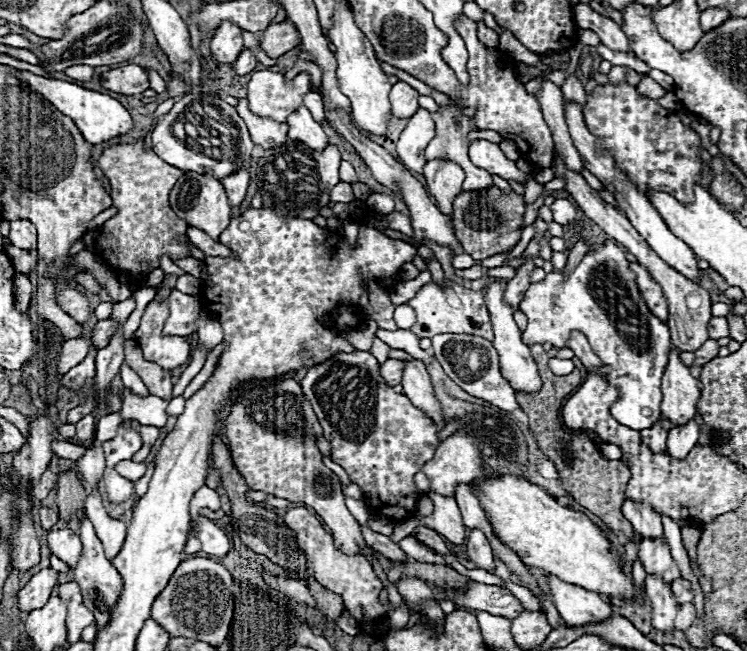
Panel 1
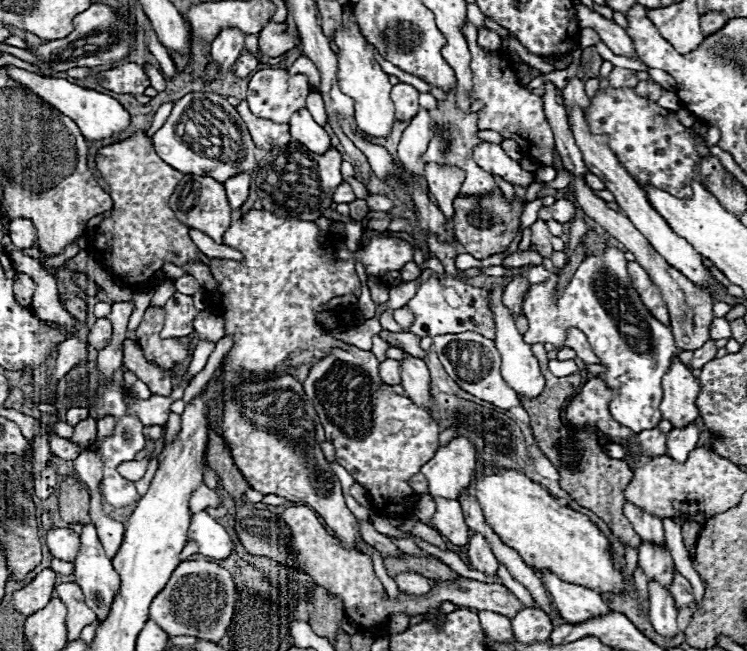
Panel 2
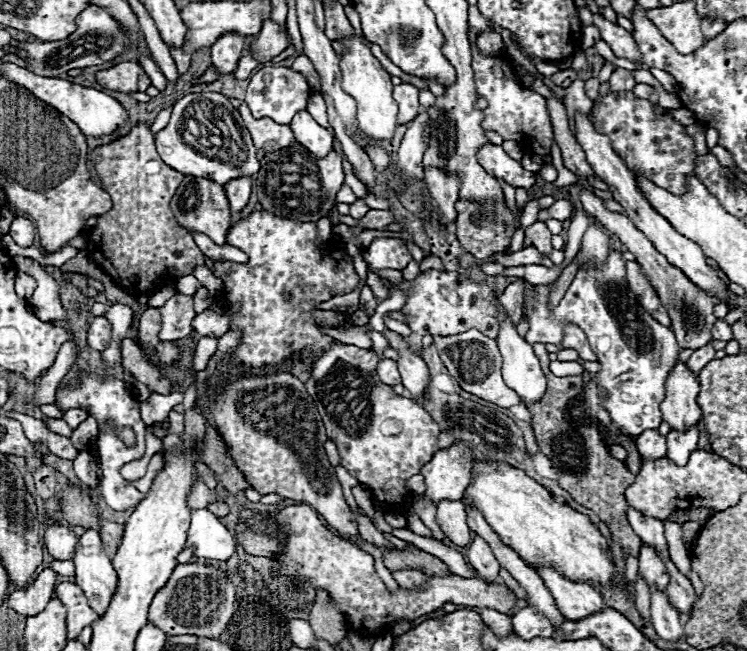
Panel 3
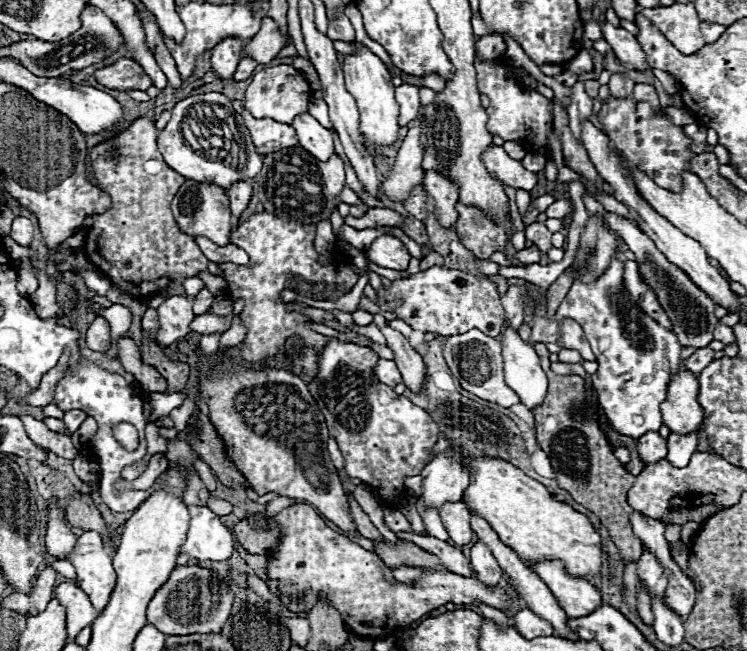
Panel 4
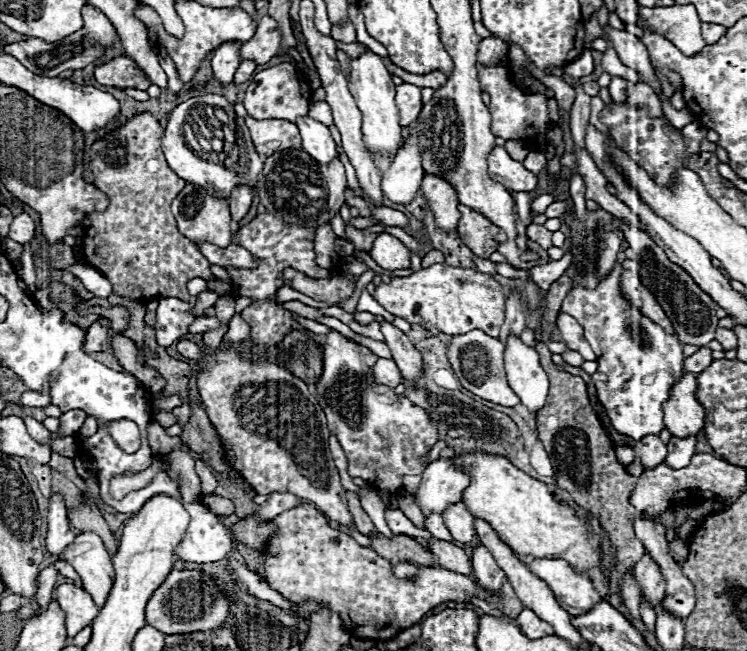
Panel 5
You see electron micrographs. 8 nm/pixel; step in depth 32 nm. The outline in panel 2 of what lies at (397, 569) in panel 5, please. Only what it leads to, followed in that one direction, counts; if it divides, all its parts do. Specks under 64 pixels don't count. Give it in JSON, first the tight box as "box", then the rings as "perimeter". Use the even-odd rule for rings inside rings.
{"box":[394,572,430,596],"perimeter":[[[400,572],[394,580],[396,580],[398,588],[402,592],[406,592],[406,594],[418,596],[418,594],[430,592],[430,582],[422,574],[416,574],[416,572]]]}

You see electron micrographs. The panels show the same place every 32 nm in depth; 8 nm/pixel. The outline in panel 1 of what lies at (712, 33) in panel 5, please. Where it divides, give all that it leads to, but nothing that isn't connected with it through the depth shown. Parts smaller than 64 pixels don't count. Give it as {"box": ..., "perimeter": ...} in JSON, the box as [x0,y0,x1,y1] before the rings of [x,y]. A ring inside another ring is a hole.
{"box":[700,8,730,32],"perimeter":[[[710,8],[710,10],[704,10],[702,16],[700,16],[700,24],[702,24],[702,30],[708,32],[710,28],[718,28],[718,24],[724,24],[730,16],[726,14],[726,10],[722,8]]]}

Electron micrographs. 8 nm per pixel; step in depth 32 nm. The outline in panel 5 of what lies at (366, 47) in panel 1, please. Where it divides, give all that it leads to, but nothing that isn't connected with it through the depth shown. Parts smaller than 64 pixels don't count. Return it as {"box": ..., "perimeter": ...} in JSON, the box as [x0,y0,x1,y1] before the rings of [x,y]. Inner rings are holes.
{"box":[348,52,402,158],"perimeter":[[[366,52],[360,58],[350,60],[350,74],[352,76],[348,78],[348,88],[356,98],[356,104],[364,116],[362,132],[366,148],[374,158],[390,158],[392,154],[398,152],[398,148],[402,148],[402,126],[400,126],[400,112],[394,102],[396,84],[392,82],[392,74],[386,70],[380,56],[372,52]]]}

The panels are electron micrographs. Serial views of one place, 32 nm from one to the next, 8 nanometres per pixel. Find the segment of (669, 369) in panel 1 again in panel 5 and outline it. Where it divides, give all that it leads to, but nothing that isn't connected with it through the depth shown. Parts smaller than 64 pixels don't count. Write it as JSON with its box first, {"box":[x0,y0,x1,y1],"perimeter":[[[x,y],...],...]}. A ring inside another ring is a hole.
{"box":[662,374,704,436],"perimeter":[[[684,374],[676,384],[670,394],[670,398],[662,404],[664,408],[664,424],[672,432],[672,436],[698,436],[704,430],[704,408],[696,400],[696,376],[694,374]]]}

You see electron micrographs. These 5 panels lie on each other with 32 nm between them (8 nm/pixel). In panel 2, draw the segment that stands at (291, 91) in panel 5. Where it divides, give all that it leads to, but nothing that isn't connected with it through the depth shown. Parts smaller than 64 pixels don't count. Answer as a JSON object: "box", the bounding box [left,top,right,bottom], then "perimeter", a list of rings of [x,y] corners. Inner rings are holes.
{"box":[246,68,310,124],"perimeter":[[[264,68],[252,74],[248,84],[246,102],[254,116],[268,118],[278,124],[288,124],[290,116],[306,106],[306,96],[310,94],[310,84],[304,74],[290,74],[286,68]]]}

